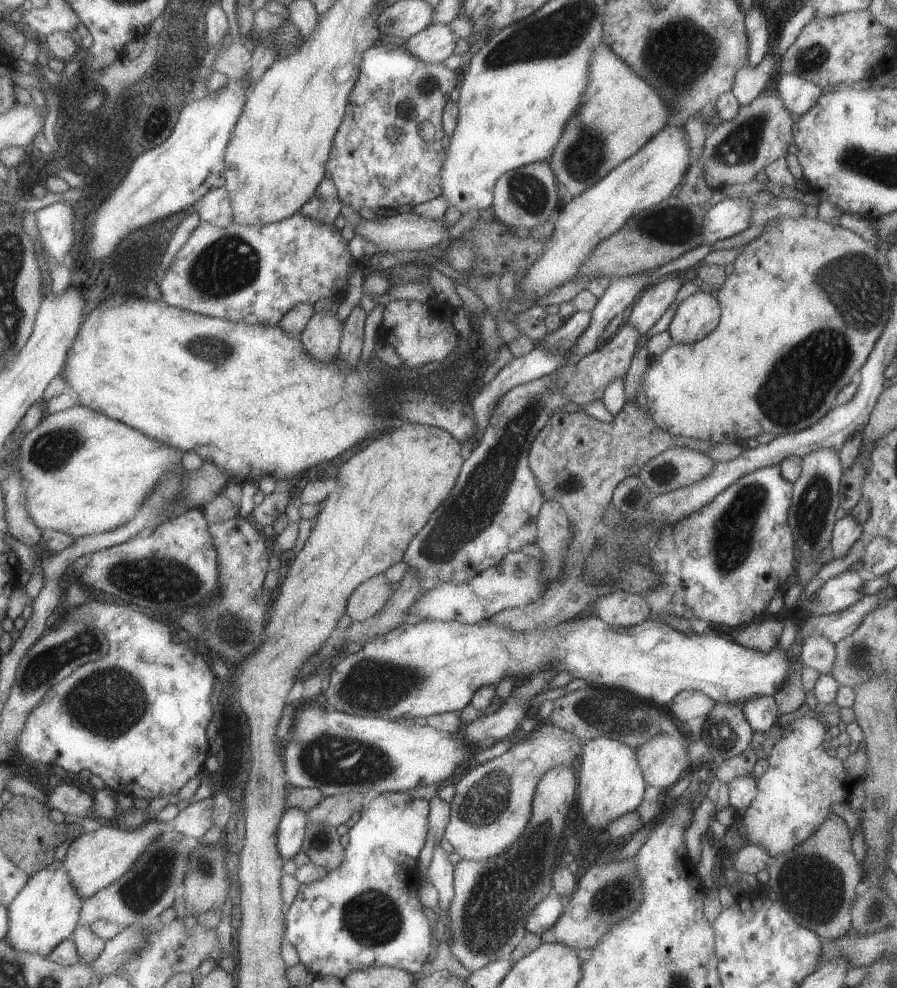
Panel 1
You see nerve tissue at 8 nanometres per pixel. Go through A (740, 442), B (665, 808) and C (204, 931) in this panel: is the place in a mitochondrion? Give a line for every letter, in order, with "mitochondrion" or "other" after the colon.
A: other
B: other
C: other

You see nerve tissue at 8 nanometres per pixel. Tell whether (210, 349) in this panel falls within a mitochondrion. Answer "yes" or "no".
yes

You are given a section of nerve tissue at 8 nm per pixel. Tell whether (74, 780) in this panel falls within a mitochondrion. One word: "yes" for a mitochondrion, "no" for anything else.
no

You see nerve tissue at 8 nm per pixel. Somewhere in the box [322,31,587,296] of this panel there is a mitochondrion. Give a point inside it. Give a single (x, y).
(528, 190)

